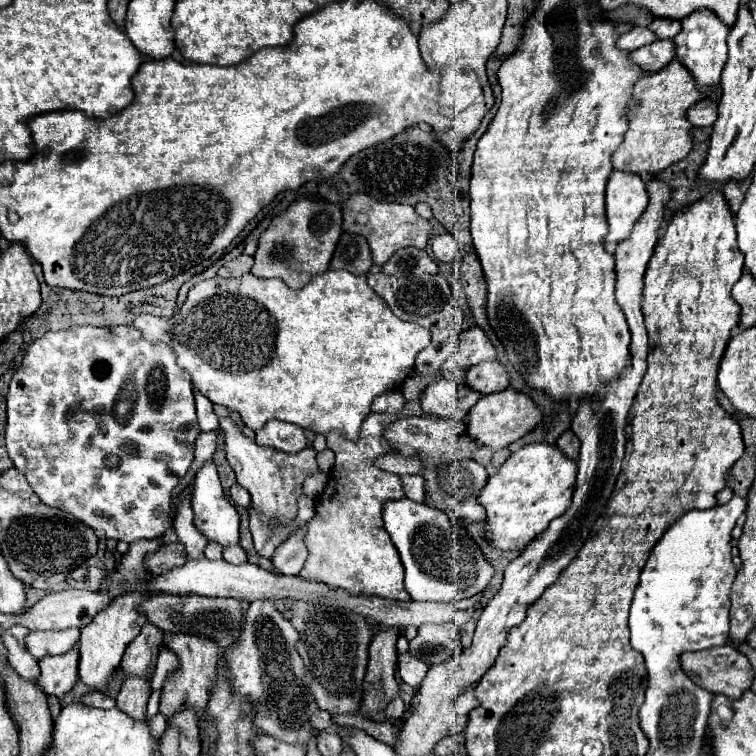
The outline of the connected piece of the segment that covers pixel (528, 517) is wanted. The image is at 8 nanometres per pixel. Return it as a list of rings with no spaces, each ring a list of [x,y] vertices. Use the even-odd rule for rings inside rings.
[[[528,444],[522,450],[514,452],[500,468],[496,474],[488,476],[488,482],[484,490],[478,494],[478,502],[486,510],[486,520],[482,522],[482,536],[484,540],[494,546],[500,552],[522,552],[538,534],[542,534],[548,524],[564,514],[572,502],[572,492],[574,492],[574,478],[576,478],[576,464],[572,460],[564,460],[560,456],[560,450],[550,444]]]

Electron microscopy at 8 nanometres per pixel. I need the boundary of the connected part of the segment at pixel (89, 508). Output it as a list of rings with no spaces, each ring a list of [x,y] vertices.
[[[72,326],[68,330],[46,332],[42,338],[32,342],[28,354],[22,360],[22,366],[12,376],[10,390],[8,390],[8,424],[6,424],[6,450],[14,466],[26,476],[28,484],[36,492],[36,496],[52,506],[72,514],[76,520],[90,526],[98,536],[134,542],[140,538],[158,538],[164,536],[170,526],[170,504],[174,498],[174,488],[186,476],[192,460],[194,460],[194,440],[200,434],[196,408],[194,408],[194,394],[192,382],[188,372],[176,364],[176,356],[172,348],[162,344],[148,342],[142,332],[132,326]]]

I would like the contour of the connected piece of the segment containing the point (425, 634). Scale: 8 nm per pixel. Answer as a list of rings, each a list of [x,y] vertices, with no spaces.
[[[424,624],[418,628],[414,640],[410,640],[410,654],[428,666],[440,664],[454,654],[462,652],[460,636],[454,624]]]

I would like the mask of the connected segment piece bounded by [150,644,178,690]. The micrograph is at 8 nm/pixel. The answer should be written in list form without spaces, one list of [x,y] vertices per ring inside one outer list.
[[[162,644],[160,646],[160,654],[158,654],[158,662],[156,662],[156,670],[154,670],[154,676],[150,680],[152,684],[152,690],[162,690],[162,684],[164,680],[178,668],[178,658],[176,654],[166,646]]]

